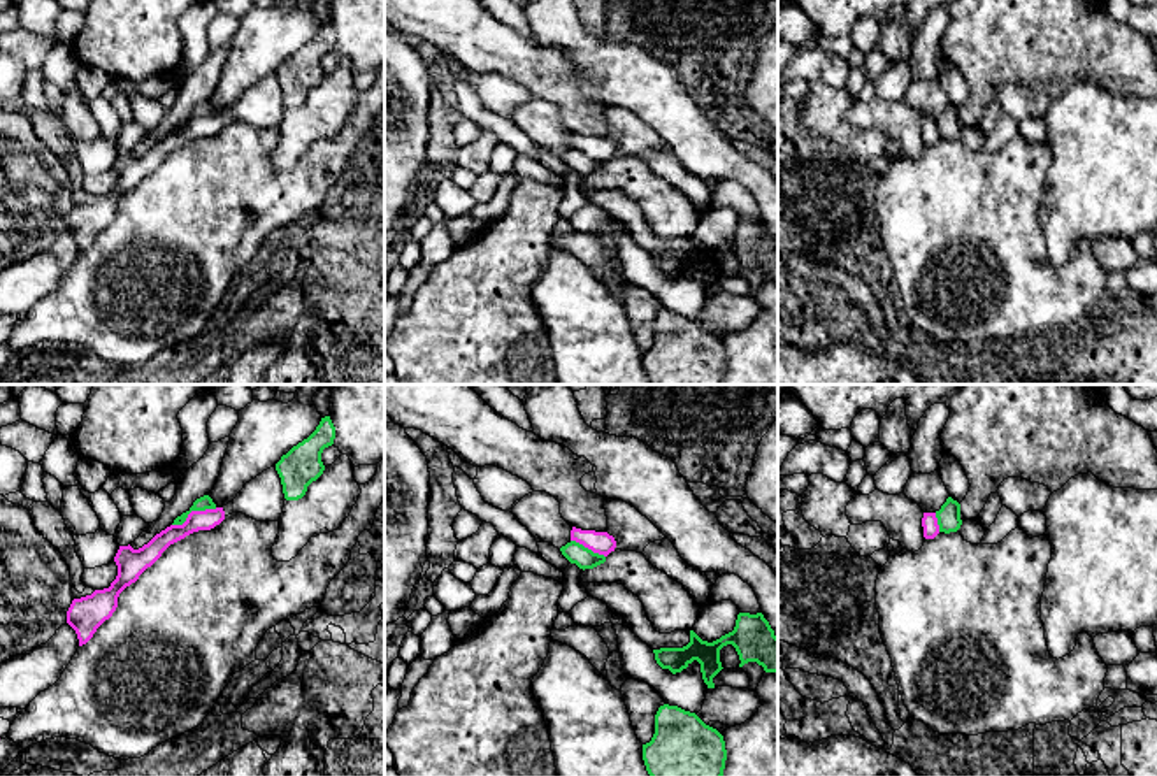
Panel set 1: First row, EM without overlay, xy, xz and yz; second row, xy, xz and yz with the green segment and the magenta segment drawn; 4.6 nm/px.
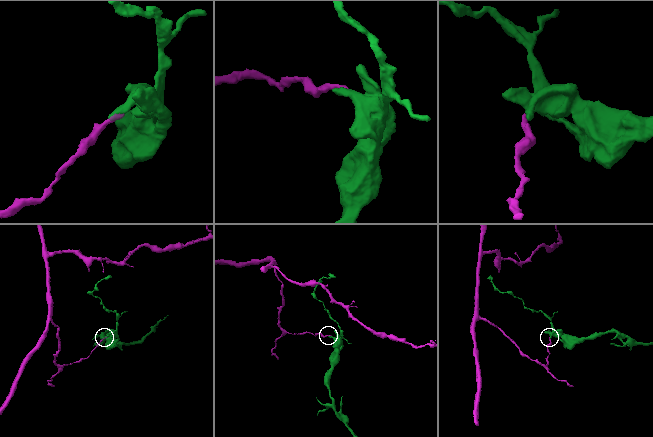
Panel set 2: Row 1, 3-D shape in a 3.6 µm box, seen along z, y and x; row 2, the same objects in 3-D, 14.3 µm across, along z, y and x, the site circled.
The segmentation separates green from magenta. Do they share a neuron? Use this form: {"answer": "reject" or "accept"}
{"answer": "reject"}

